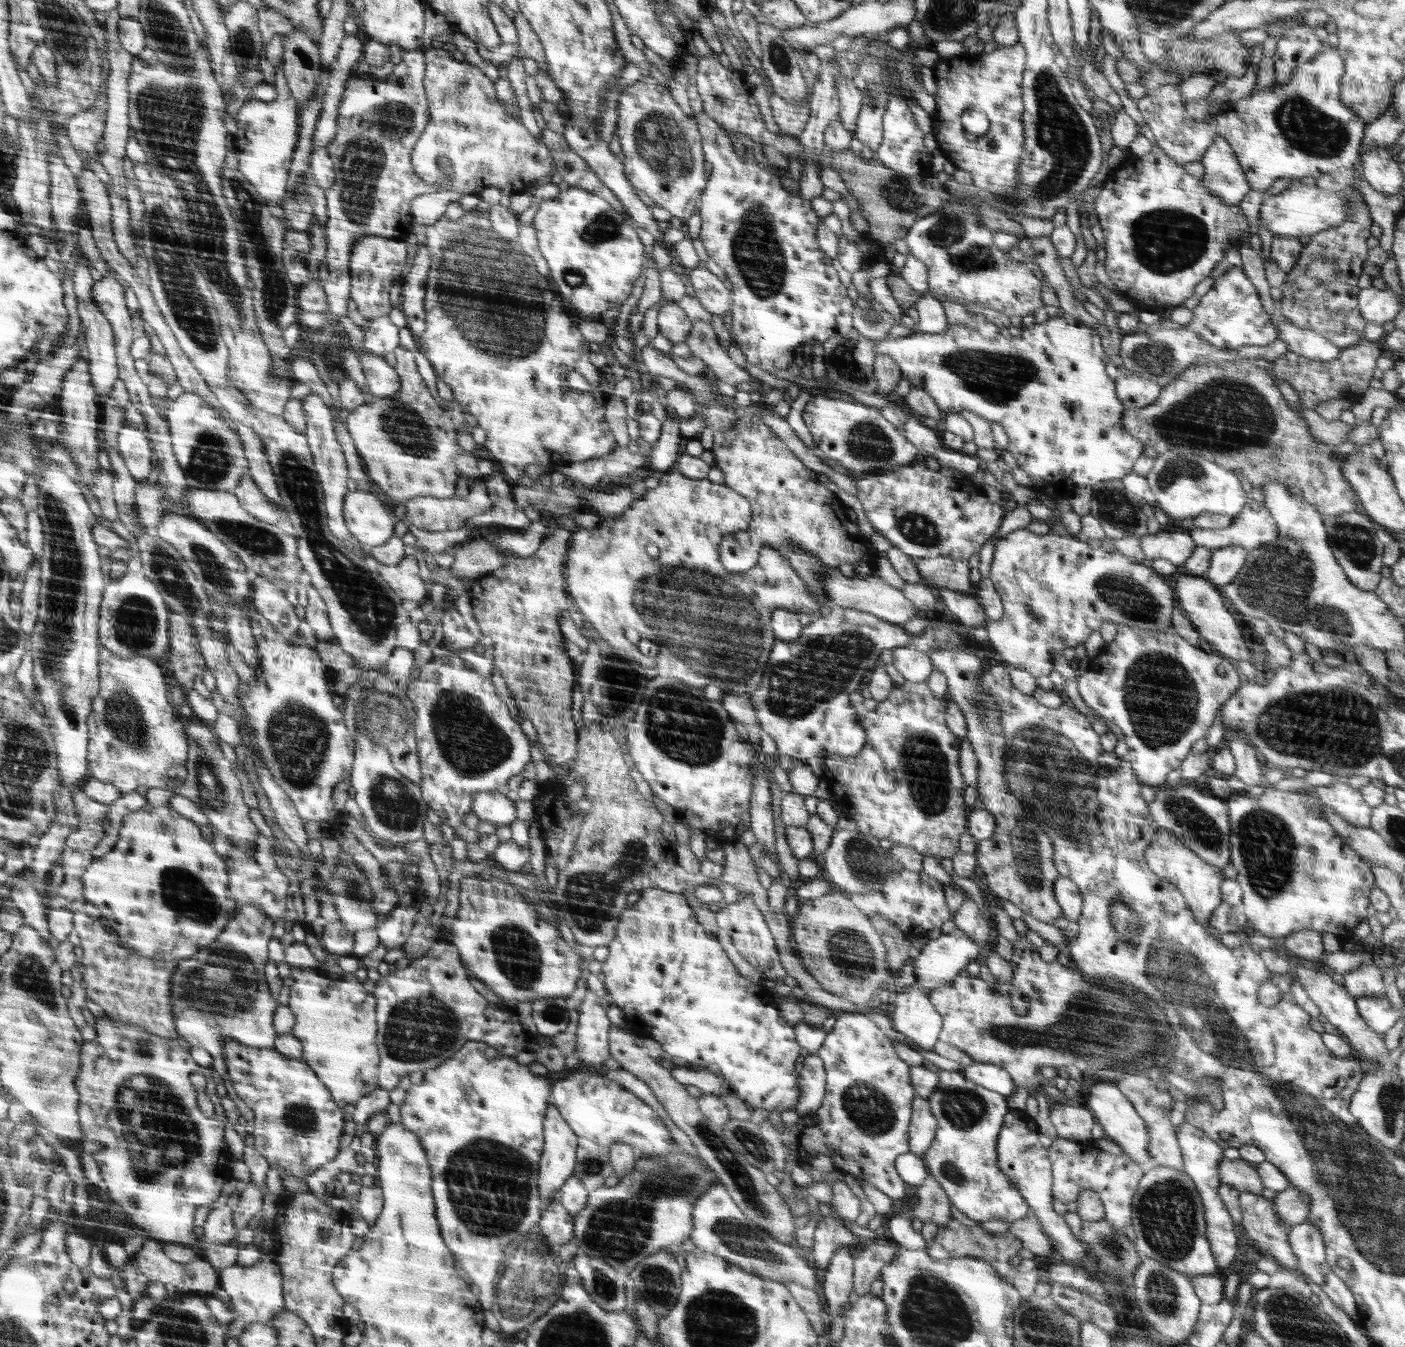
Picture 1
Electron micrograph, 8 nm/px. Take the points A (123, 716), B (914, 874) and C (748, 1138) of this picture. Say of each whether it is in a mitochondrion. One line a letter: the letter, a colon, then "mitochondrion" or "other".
A: mitochondrion
B: other
C: mitochondrion

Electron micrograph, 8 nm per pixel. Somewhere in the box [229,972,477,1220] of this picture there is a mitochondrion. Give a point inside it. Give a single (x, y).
(424, 1025)

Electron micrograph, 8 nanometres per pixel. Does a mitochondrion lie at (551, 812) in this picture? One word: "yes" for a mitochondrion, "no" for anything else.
no

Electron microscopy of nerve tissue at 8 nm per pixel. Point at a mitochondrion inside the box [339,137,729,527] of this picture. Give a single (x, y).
(509, 327)

